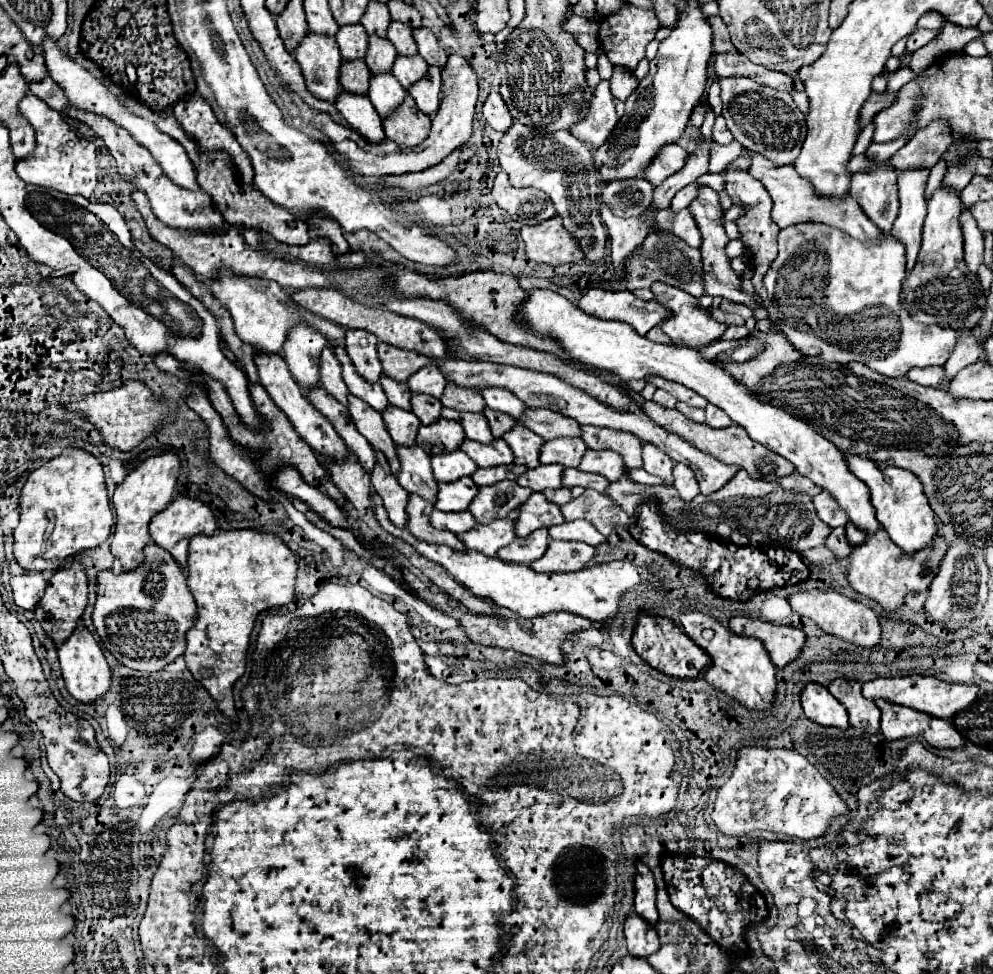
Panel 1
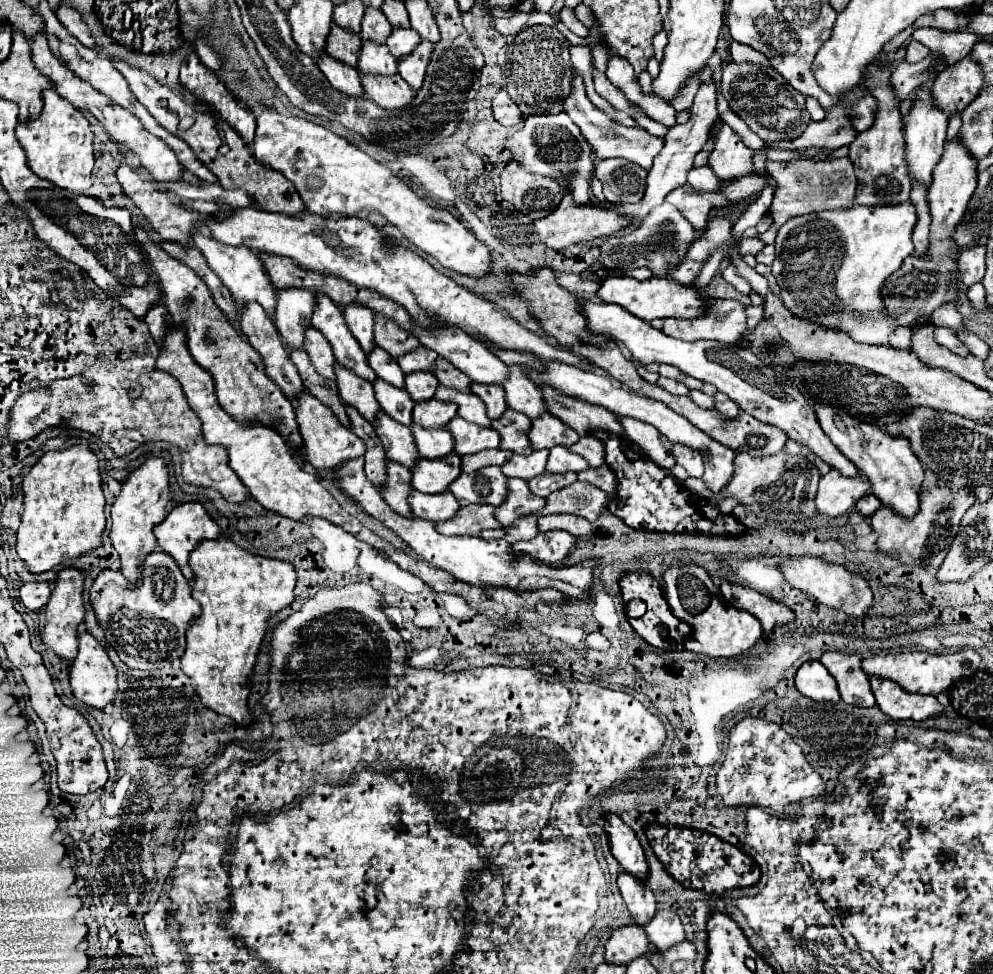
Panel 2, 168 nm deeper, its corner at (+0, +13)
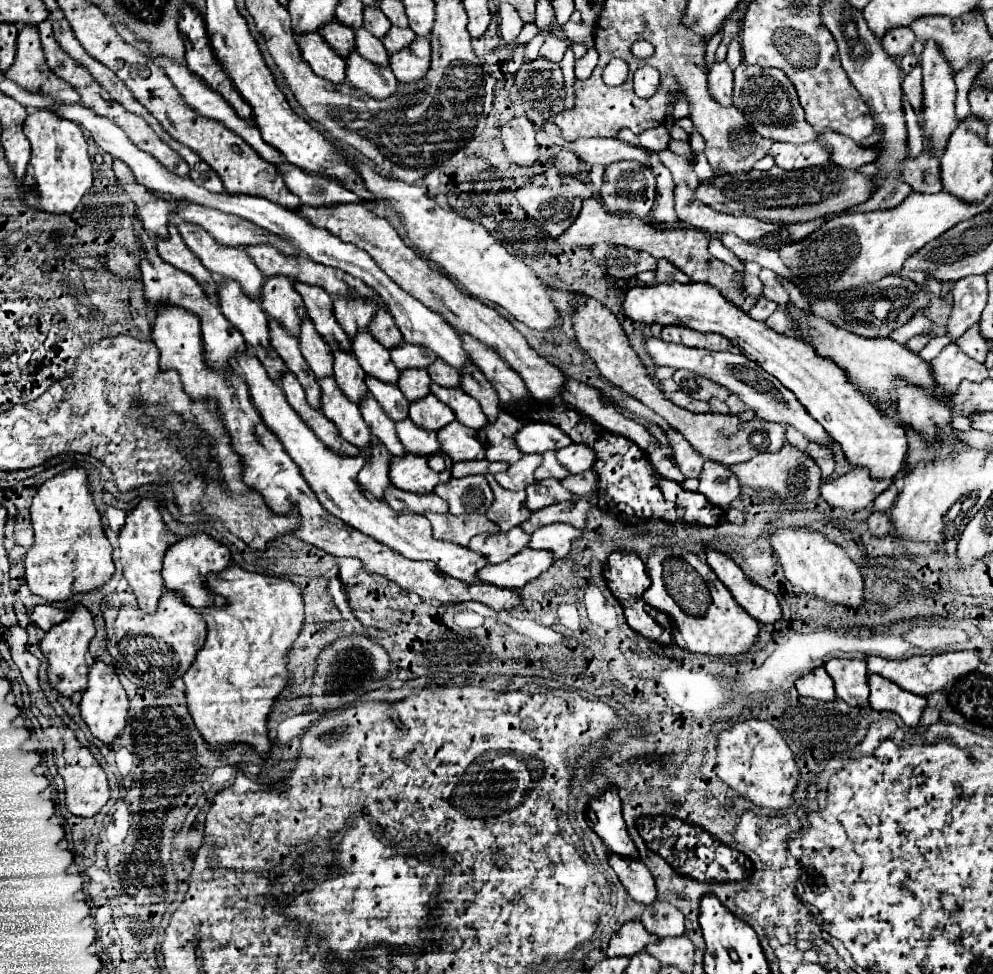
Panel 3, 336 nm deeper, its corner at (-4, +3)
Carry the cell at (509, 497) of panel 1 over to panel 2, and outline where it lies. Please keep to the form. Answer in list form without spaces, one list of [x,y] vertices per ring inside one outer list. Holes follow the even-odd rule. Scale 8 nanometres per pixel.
[[[484,467],[484,471],[462,473],[450,487],[460,505],[490,503],[500,505],[508,495],[508,477],[500,467]]]

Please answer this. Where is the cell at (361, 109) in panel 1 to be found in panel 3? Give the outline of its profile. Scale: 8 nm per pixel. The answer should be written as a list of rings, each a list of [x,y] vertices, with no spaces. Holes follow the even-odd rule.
[[[306,33],[296,35],[296,43],[302,51],[304,61],[312,67],[312,71],[332,83],[344,81],[344,59],[332,51],[332,47],[318,35]]]

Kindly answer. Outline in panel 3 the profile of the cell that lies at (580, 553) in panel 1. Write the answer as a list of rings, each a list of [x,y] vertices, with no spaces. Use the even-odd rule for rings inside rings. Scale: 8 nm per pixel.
[[[526,547],[504,563],[484,565],[476,573],[476,577],[478,577],[478,581],[492,583],[492,585],[498,585],[504,589],[520,589],[528,581],[540,577],[552,563],[554,563],[552,553],[534,551],[534,549]]]

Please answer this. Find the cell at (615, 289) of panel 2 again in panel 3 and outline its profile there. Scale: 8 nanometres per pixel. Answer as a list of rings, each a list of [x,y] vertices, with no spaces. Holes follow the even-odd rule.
[[[666,281],[666,283],[660,283],[660,285],[652,285],[652,287],[634,287],[626,293],[624,313],[632,321],[640,321],[640,323],[646,323],[646,325],[652,325],[652,323],[674,325],[674,323],[678,323],[678,325],[690,327],[694,331],[724,335],[730,343],[740,347],[742,355],[756,361],[766,373],[774,375],[786,389],[790,389],[798,397],[798,401],[806,407],[806,411],[828,431],[828,435],[836,443],[840,443],[846,459],[852,465],[868,467],[872,477],[888,477],[888,479],[894,479],[894,475],[906,465],[908,443],[906,443],[906,431],[900,425],[900,421],[884,415],[866,395],[862,395],[848,381],[848,375],[844,373],[844,369],[840,369],[832,359],[818,355],[816,349],[812,345],[808,345],[808,341],[804,341],[800,337],[790,337],[790,335],[776,333],[766,323],[754,321],[740,307],[736,307],[734,303],[724,299],[722,293],[716,287],[706,285],[706,283],[686,283],[686,285],[682,285],[682,283],[676,283],[676,281]]]

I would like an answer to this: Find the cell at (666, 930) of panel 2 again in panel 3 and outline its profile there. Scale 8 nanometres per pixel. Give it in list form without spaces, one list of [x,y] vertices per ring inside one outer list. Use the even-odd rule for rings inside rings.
[[[654,901],[652,905],[646,905],[642,913],[642,923],[660,939],[678,937],[684,933],[684,915],[674,905],[664,901]]]

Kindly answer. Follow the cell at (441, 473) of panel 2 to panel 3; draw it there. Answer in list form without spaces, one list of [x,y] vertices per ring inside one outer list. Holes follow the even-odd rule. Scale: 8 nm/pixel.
[[[404,453],[402,457],[392,457],[390,461],[390,483],[398,489],[408,489],[412,493],[430,493],[434,485],[450,479],[452,461],[446,457],[446,469],[434,471],[428,467],[426,457]]]

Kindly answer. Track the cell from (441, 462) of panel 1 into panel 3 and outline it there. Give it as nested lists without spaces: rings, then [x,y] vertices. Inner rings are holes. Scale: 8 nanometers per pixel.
[[[410,419],[396,421],[396,433],[408,453],[416,453],[416,455],[426,457],[428,453],[440,451],[440,445],[436,441],[436,433],[414,425]]]

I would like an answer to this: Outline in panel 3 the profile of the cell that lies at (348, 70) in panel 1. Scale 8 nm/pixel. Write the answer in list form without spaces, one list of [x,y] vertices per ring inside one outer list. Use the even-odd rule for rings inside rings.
[[[336,17],[332,21],[328,21],[326,25],[322,25],[318,29],[318,33],[328,41],[328,45],[340,57],[346,57],[354,49],[354,31],[350,27],[346,27],[346,25],[342,25]]]

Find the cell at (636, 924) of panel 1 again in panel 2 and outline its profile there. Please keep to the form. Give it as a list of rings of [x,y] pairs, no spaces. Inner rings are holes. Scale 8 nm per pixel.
[[[626,871],[620,873],[618,887],[634,923],[644,927],[656,915],[656,901],[654,901],[652,891],[648,891],[646,883],[632,879],[632,875],[628,875]]]

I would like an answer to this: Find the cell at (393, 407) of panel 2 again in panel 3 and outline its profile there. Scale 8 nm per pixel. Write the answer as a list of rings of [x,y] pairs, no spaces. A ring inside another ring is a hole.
[[[366,375],[366,385],[390,419],[402,421],[408,417],[408,405],[410,403],[406,401],[406,397],[398,389],[398,385],[382,383],[380,379],[374,379],[372,375]]]

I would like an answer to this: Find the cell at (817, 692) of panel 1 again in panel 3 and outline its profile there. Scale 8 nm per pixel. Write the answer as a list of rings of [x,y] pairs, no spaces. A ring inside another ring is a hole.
[[[818,667],[818,669],[802,675],[800,679],[796,679],[796,689],[800,695],[812,697],[812,699],[832,701],[836,697],[834,689],[832,689],[832,679],[828,677],[824,667]]]

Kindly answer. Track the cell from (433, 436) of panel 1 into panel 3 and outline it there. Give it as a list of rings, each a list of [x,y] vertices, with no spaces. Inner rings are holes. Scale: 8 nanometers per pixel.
[[[428,393],[426,397],[410,403],[410,419],[424,429],[438,431],[454,421],[454,413],[448,405],[444,405],[440,399]]]

